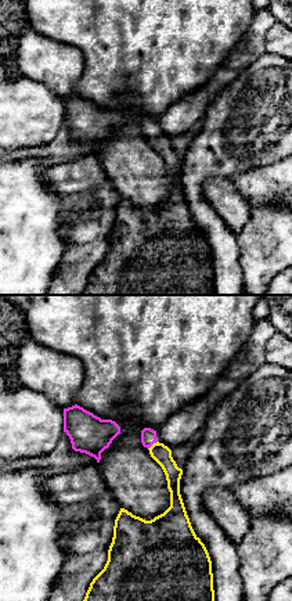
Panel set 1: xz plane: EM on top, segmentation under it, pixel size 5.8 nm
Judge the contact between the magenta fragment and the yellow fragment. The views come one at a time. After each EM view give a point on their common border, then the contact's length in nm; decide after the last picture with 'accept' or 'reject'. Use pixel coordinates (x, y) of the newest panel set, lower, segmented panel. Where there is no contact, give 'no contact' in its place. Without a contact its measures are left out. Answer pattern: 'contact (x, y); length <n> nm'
contact (152, 443); length 70 nm

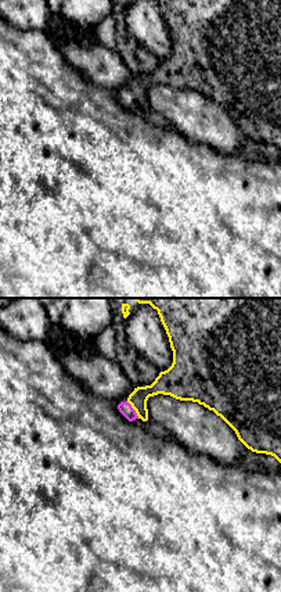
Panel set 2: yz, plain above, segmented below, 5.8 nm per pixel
contact (133, 409); length 130 nm

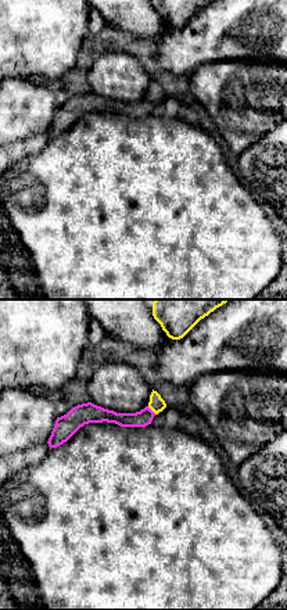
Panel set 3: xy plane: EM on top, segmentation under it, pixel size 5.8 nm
contact (150, 409); length 70 nm

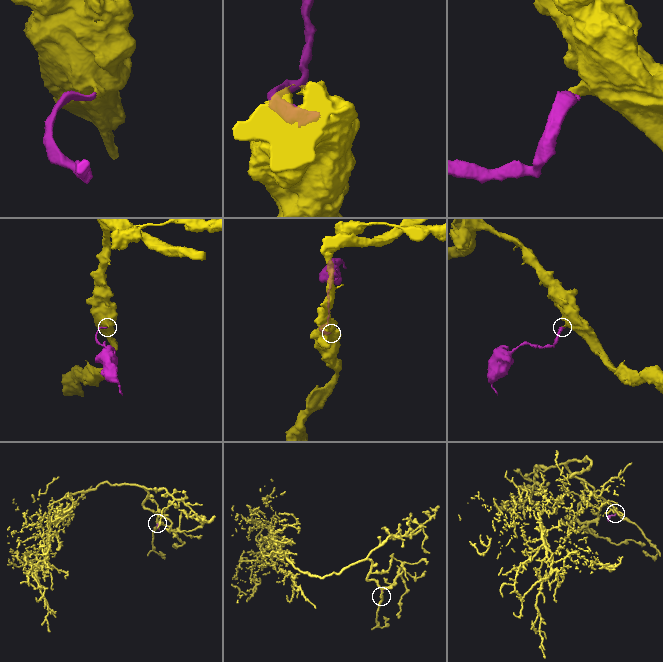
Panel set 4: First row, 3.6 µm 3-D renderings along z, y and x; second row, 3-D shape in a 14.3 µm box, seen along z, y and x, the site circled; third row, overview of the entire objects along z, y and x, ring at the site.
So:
accept

